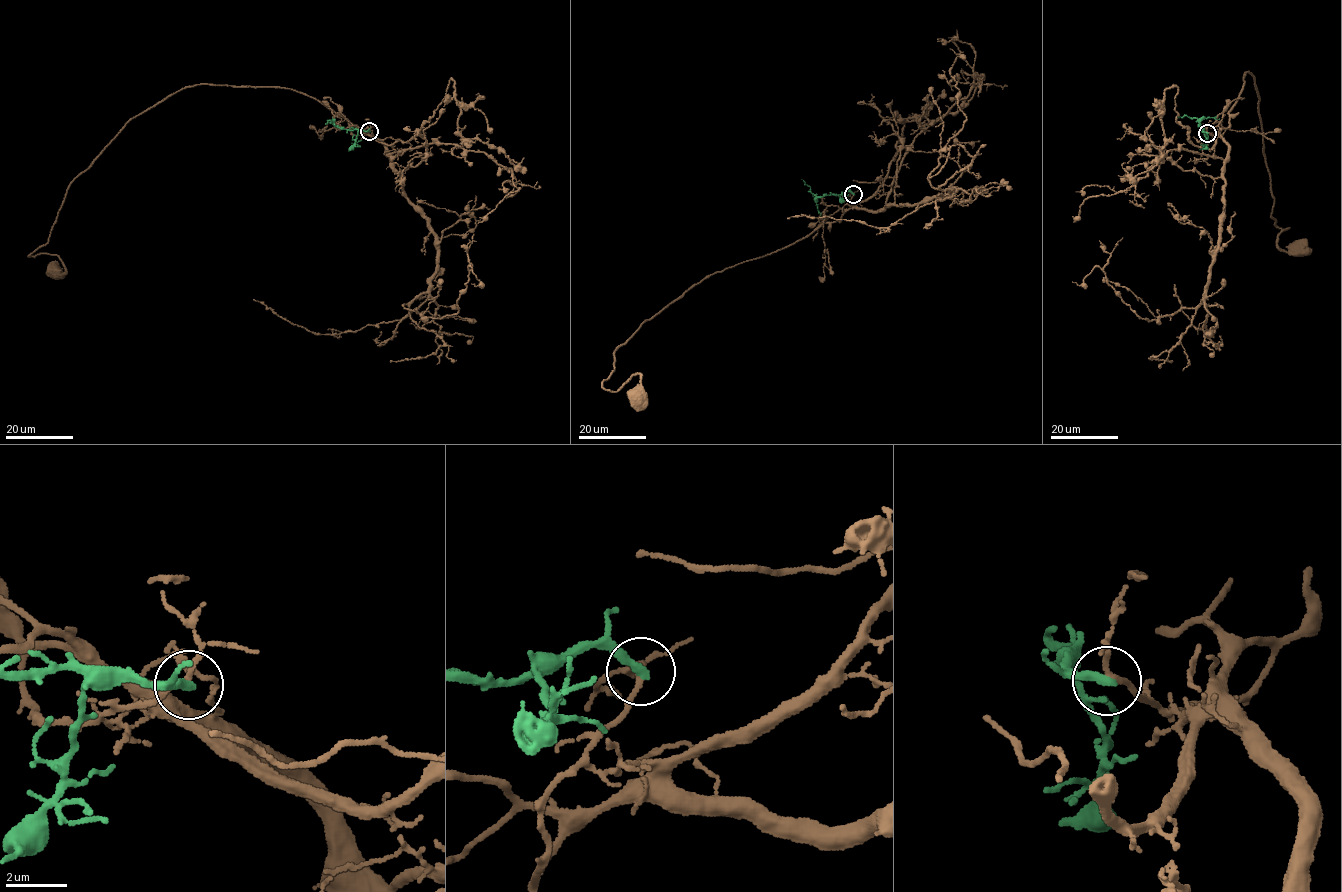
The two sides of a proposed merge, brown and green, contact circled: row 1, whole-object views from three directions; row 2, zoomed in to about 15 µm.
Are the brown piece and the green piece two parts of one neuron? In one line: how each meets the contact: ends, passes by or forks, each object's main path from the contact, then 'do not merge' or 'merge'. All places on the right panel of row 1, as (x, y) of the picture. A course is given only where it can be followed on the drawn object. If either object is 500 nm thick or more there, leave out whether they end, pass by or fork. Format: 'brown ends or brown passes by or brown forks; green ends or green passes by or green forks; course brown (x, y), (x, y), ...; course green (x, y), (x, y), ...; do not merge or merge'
brown passes by; green ends; course brown (1207, 132), (1228, 126), (1248, 71), (1272, 214), (1289, 228), (1277, 243), (1296, 247); course green (1207, 132), (1198, 127), (1198, 119), (1186, 115), (1177, 117); do not merge

